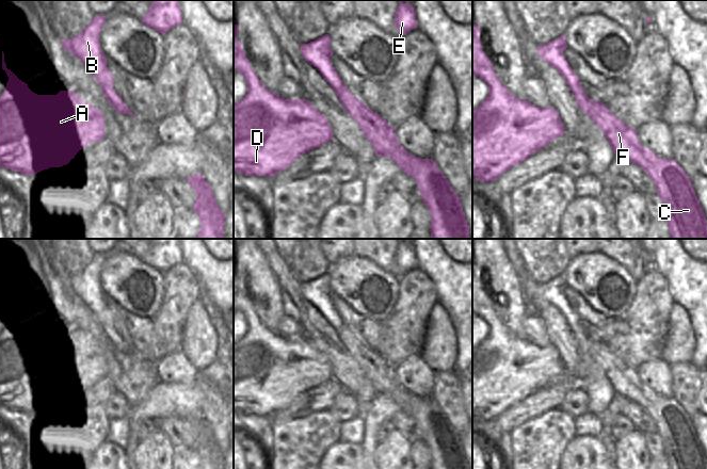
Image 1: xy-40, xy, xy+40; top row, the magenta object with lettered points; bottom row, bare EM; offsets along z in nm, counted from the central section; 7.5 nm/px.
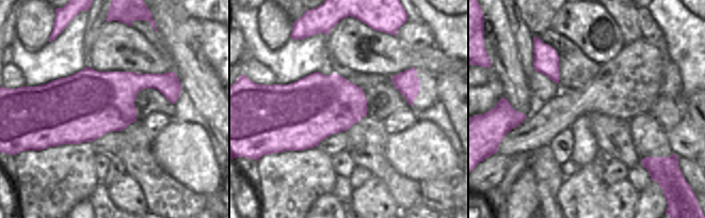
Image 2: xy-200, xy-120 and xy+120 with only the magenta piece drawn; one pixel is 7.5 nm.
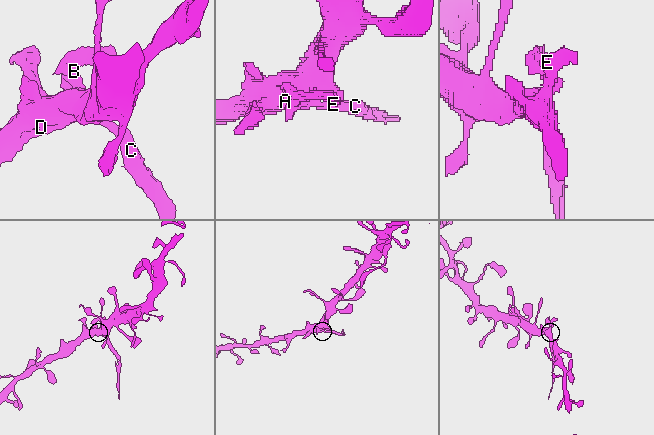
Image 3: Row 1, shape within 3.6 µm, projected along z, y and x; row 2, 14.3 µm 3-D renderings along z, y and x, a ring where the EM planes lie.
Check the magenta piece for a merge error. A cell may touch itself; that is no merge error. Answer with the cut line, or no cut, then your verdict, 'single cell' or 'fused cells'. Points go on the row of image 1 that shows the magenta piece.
xy+40 (643, 148), (643, 155), (649, 161), (641, 166) | fused cells

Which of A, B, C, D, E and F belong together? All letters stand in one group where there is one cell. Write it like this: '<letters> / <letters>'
A B D E F / C

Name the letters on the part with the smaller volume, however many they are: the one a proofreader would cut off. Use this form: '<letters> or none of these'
C.

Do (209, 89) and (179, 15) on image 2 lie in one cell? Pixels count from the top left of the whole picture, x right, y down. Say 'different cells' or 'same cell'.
same cell

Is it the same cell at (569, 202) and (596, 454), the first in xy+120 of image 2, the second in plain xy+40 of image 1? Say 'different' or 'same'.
same

